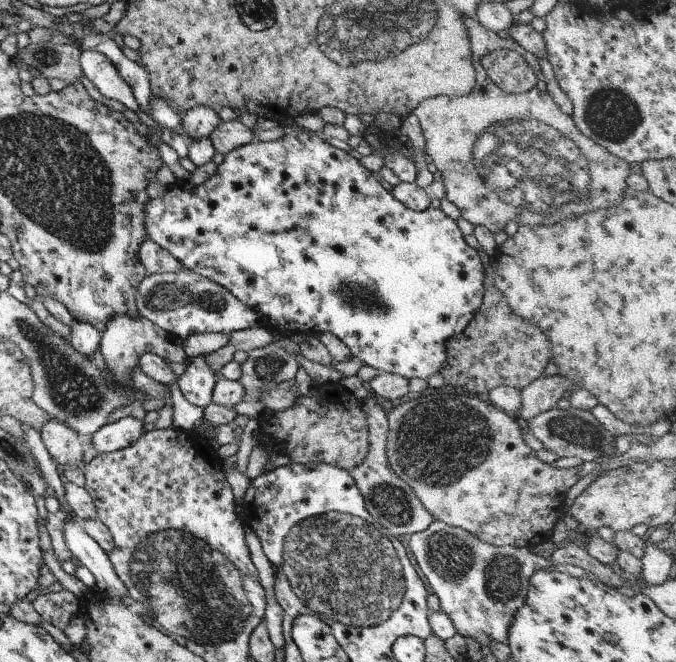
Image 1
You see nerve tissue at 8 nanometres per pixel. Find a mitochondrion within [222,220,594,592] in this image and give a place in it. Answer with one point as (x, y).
(435, 441)

